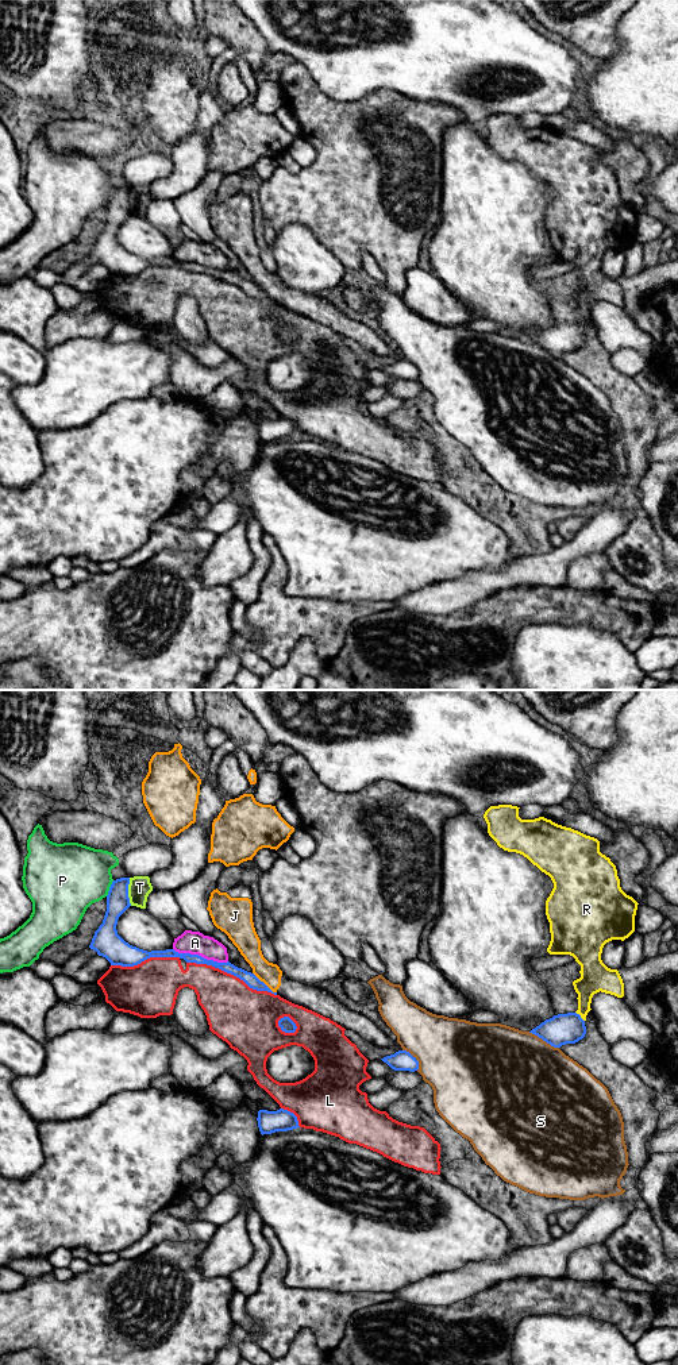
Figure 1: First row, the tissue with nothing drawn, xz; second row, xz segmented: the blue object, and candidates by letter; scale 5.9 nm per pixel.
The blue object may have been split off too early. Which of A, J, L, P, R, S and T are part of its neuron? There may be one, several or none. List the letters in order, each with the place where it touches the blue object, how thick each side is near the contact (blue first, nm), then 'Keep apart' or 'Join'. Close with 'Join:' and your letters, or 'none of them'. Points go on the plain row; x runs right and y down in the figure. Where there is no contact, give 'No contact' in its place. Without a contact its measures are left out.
A: Touches blue at xz (200, 265). Thickness 70 nm (blue) against 140 nm. Keep apart
J: Touches blue at xz (264, 292). Thickness 80 nm (blue) against 140 nm. Keep apart
L: Touches blue at xz (231, 282). Thickness 80 nm (blue) against 360 nm. Keep apart
P: Touches blue at xz (110, 197). Thickness 140 nm (blue) against 400 nm. Keep apart
R: Touches blue at xz (580, 326). Thickness 180 nm (blue) against 170 nm. Keep apart
S: Touches blue at xz (543, 349). Thickness 180 nm (blue) against 500 nm. Keep apart
T: Touches blue at xz (127, 200). Thickness 140 nm (blue) against 140 nm. Keep apart
Join: none of them

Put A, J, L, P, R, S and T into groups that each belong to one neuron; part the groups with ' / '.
A / J / L / P / R / S / T

